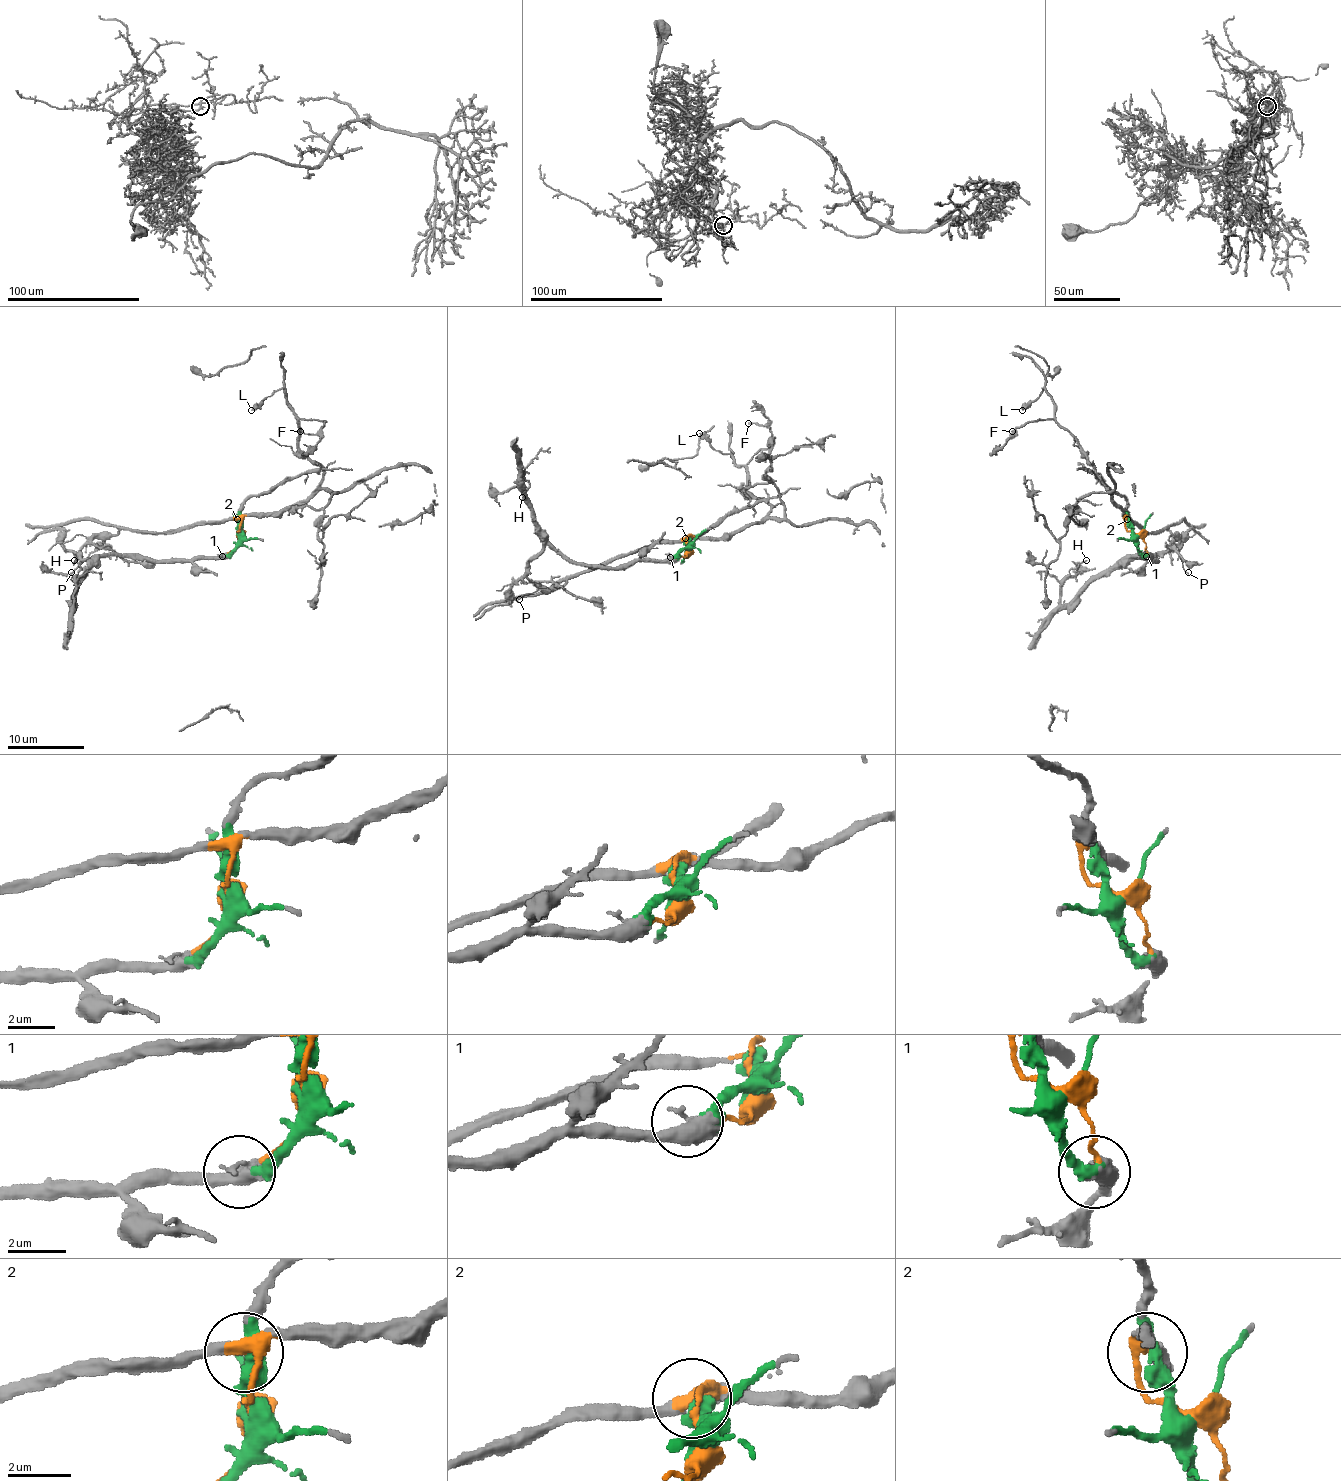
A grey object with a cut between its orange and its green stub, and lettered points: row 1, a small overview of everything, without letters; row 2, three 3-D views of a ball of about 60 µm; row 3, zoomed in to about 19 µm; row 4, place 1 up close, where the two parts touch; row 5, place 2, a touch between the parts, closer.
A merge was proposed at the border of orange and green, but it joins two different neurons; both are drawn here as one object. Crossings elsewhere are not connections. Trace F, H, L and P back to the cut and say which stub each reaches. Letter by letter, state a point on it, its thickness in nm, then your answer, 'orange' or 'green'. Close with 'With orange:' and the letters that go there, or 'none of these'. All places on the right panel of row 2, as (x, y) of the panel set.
F: place (1012, 431); calibre 100 nm; orange
H: place (1086, 560); calibre 110 nm; green
L: place (1022, 410); calibre 460 nm; orange
P: place (1188, 572); calibre 120 nm; orange
With orange: F, L, P

